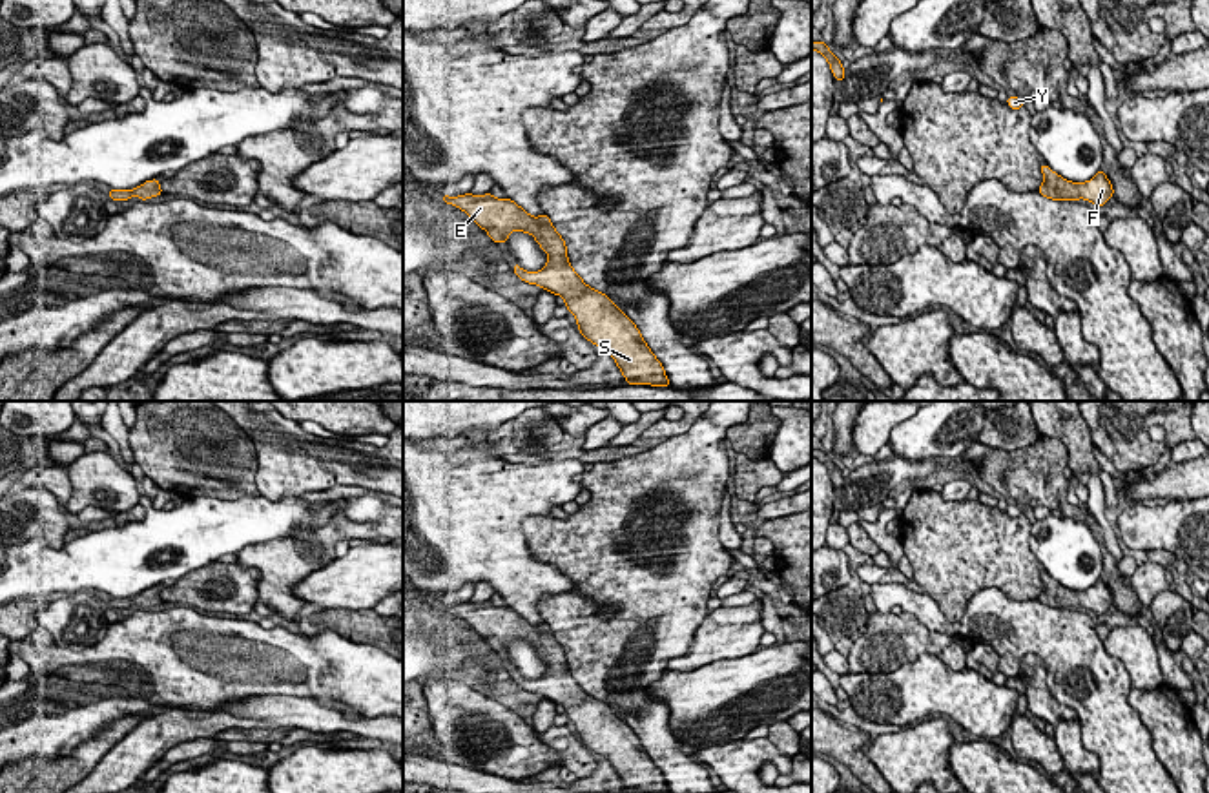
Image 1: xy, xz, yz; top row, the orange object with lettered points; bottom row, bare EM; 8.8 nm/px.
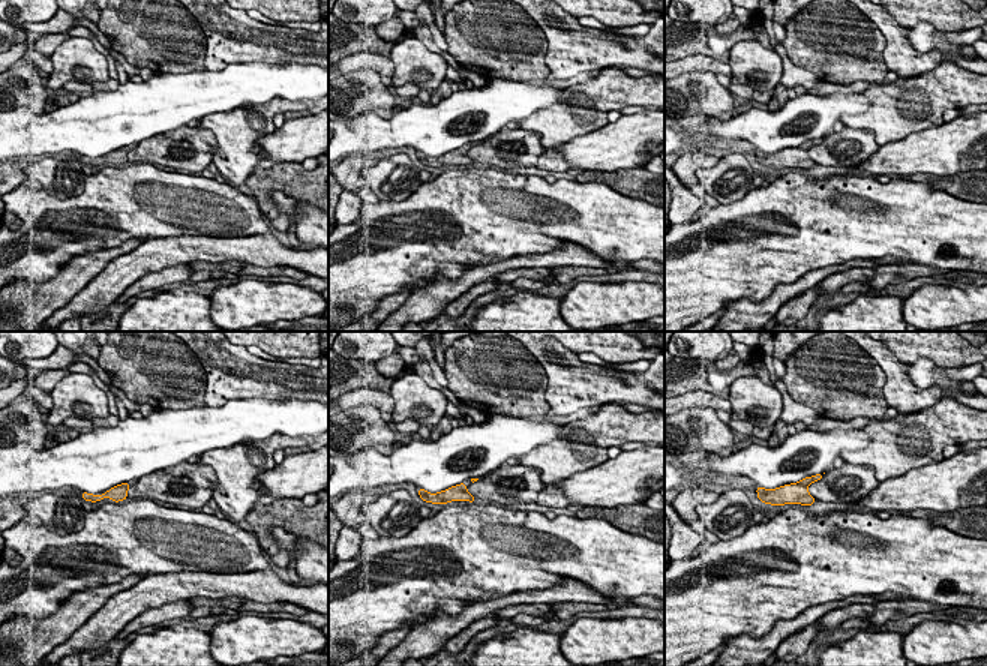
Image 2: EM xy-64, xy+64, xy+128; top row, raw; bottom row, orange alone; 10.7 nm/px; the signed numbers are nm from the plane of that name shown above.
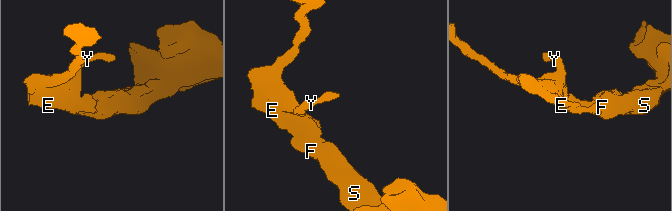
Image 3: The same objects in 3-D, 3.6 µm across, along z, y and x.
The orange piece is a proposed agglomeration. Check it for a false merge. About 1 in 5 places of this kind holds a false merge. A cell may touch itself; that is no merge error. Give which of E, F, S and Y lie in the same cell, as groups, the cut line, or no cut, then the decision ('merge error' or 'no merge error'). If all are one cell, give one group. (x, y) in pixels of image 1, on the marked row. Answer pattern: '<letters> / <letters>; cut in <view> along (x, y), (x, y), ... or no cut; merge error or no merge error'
E F S Y; no cut; no merge error

